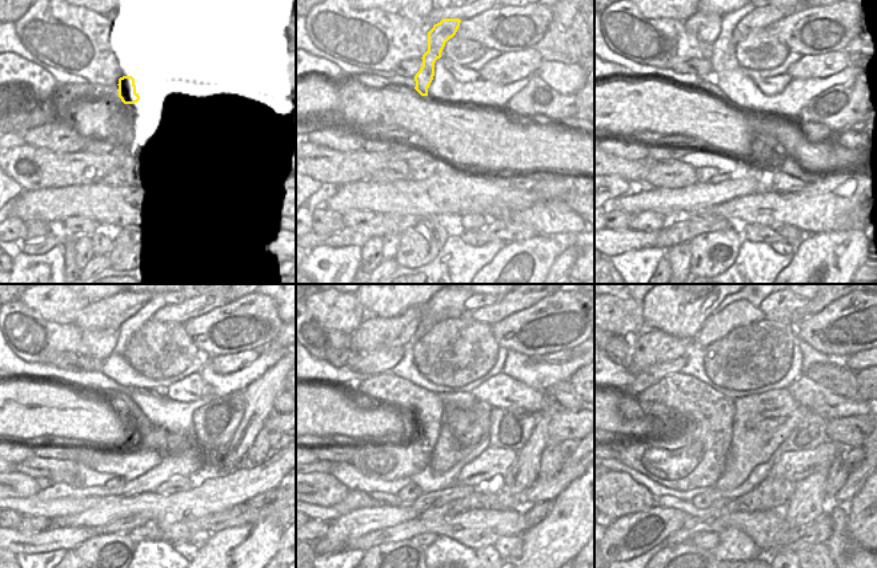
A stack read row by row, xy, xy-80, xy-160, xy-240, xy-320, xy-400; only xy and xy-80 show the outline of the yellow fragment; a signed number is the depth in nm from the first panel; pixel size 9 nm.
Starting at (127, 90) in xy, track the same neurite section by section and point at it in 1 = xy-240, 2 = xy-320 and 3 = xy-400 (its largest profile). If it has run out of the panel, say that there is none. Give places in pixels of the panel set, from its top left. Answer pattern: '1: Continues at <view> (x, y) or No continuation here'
1: Continues at xy-240 (181, 312)
2: Continues at xy-320 (499, 311)
3: Continues at xy-400 (805, 311)

